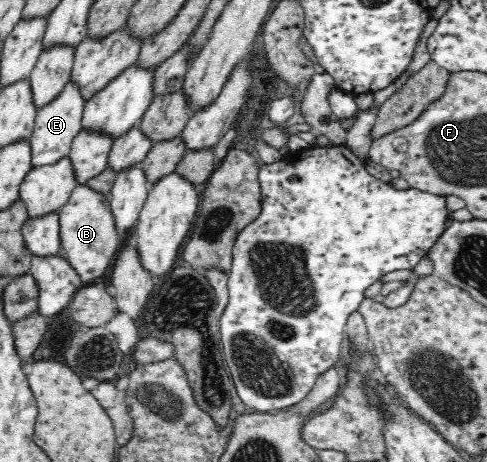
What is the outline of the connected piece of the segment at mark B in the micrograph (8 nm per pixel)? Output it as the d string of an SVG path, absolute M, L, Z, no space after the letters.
M79 184L72 192L69 201L59 208L61 253L79 273L84 285L93 284L95 278L105 276L113 264L121 245L115 218L111 211L109 196L105 196L87 186Z

